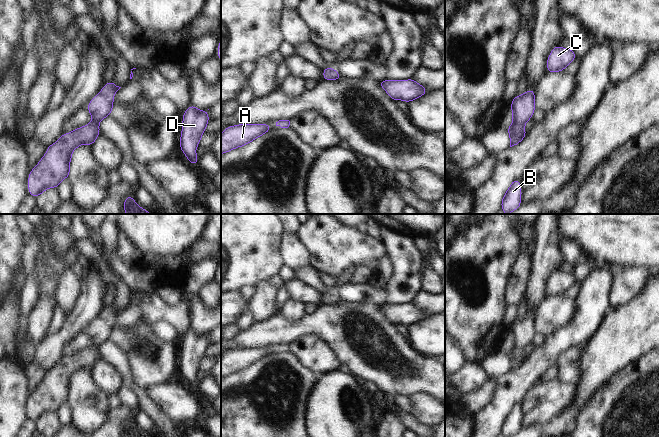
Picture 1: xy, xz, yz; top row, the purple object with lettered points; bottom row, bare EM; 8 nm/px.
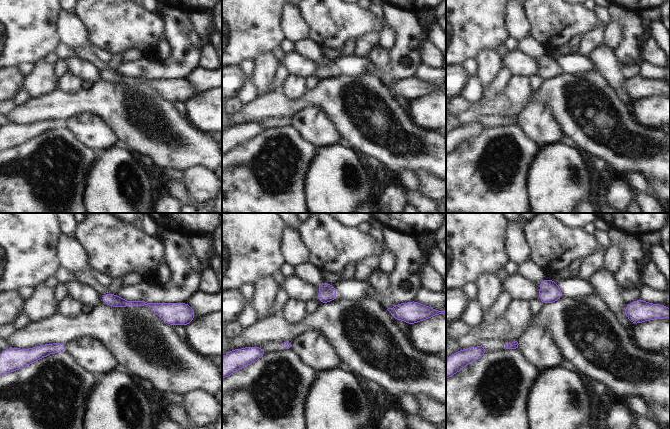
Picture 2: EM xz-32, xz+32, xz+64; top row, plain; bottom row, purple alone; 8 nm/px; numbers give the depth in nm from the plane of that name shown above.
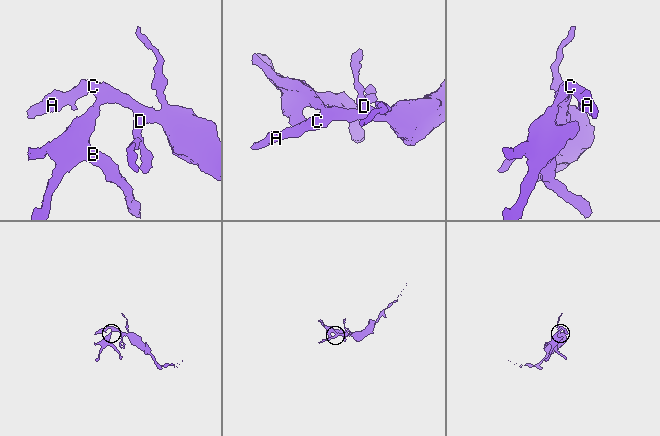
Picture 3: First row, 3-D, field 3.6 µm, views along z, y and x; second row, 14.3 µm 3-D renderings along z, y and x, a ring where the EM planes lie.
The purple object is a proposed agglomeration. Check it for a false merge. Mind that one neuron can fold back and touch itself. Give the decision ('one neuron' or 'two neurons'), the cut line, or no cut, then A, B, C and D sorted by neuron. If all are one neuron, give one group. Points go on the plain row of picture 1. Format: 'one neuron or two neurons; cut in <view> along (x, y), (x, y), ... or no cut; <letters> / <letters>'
one neuron; no cut; A B C D

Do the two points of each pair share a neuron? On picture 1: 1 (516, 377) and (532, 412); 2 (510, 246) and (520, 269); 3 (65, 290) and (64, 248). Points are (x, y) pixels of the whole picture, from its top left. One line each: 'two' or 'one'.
1: two
2: two
3: one

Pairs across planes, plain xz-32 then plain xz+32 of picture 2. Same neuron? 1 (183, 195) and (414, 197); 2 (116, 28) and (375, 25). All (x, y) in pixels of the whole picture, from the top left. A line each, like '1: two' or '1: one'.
1: one
2: one

